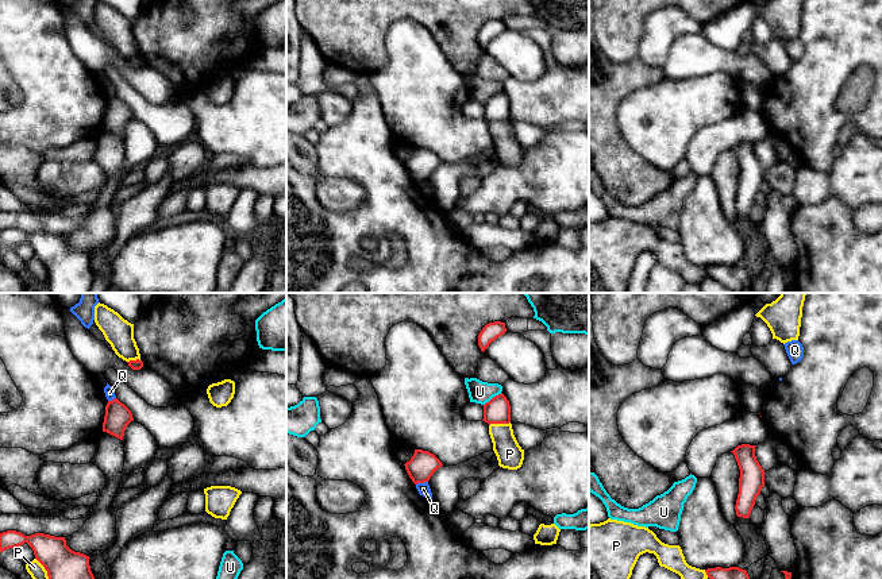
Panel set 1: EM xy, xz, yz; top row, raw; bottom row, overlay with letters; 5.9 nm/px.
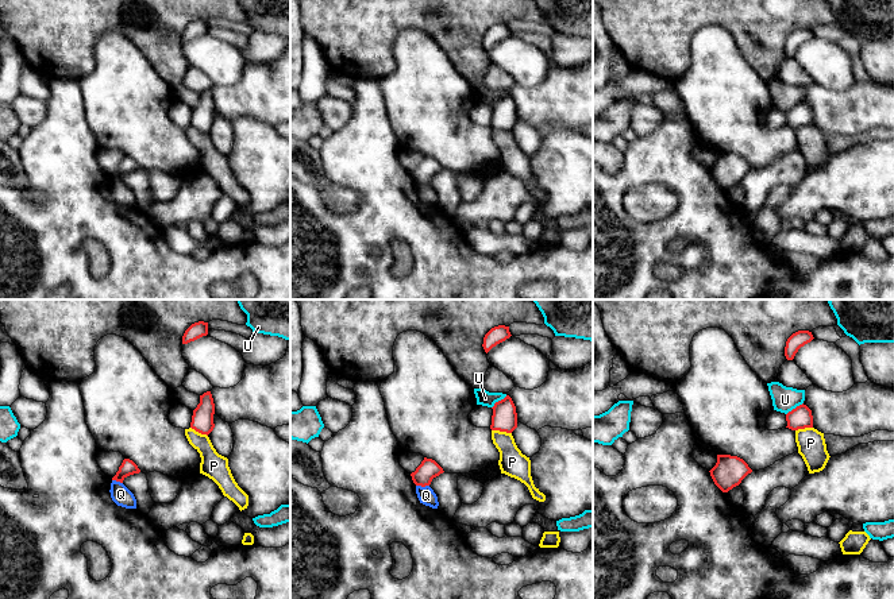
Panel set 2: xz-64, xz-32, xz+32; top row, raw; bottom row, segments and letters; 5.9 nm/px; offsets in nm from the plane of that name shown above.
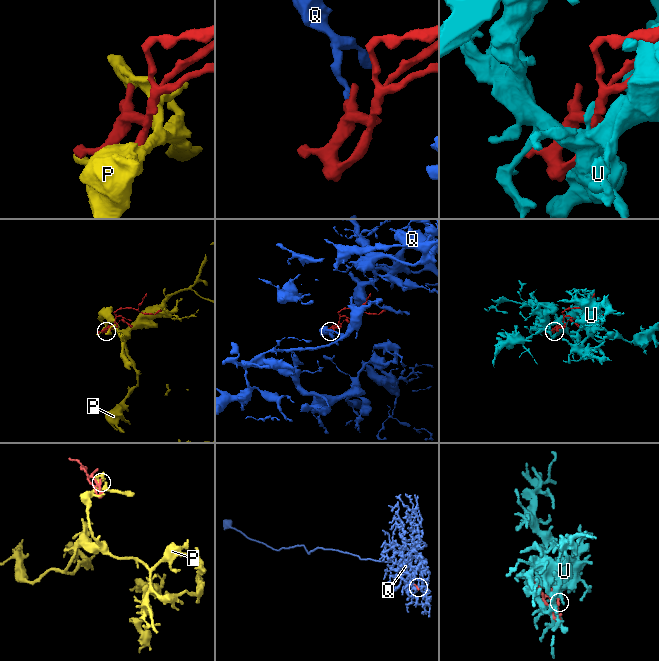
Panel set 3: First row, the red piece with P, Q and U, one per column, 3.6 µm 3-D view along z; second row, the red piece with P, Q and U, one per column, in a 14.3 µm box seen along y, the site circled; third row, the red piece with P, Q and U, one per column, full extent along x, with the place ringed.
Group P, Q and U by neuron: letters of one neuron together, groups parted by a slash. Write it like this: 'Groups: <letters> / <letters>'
Groups: P / Q / U

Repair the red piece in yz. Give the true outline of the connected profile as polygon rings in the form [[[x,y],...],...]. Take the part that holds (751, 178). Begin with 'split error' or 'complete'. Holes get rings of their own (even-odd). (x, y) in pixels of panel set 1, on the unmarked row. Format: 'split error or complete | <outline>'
complete | [[[742,142],[731,148],[740,167],[735,208],[736,213],[743,216],[750,216],[756,194],[764,184],[764,167],[756,158],[755,144],[756,143]]]

